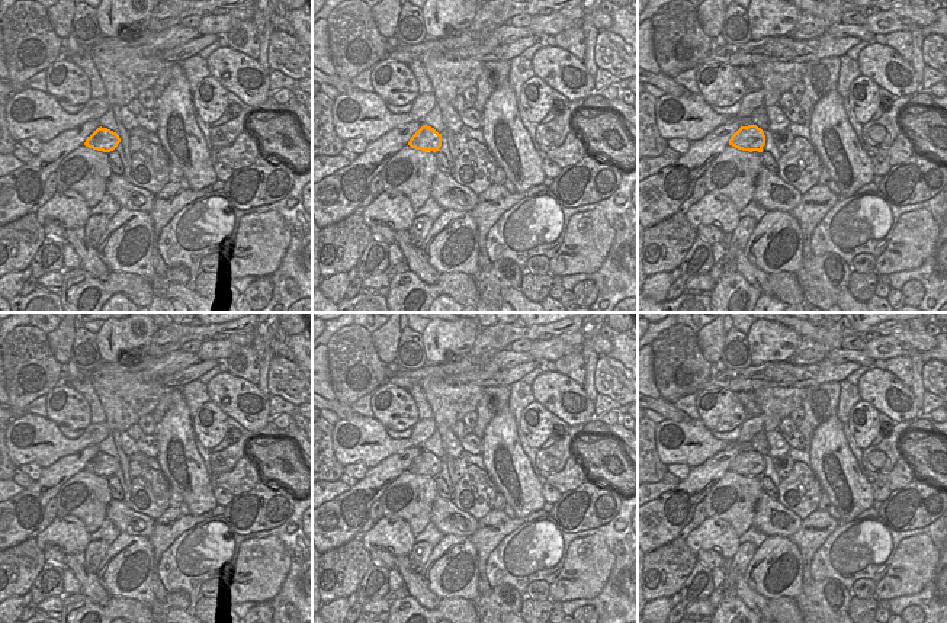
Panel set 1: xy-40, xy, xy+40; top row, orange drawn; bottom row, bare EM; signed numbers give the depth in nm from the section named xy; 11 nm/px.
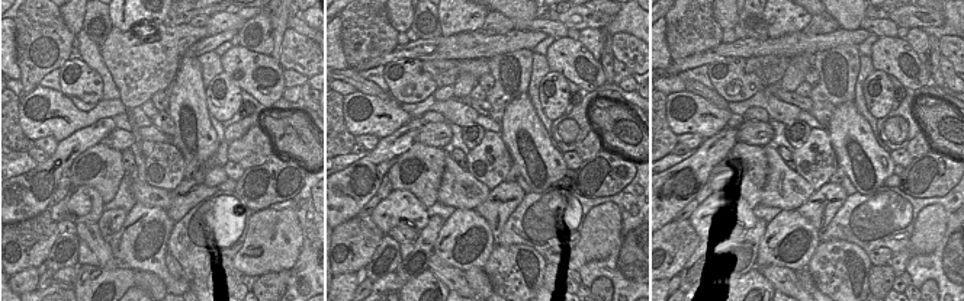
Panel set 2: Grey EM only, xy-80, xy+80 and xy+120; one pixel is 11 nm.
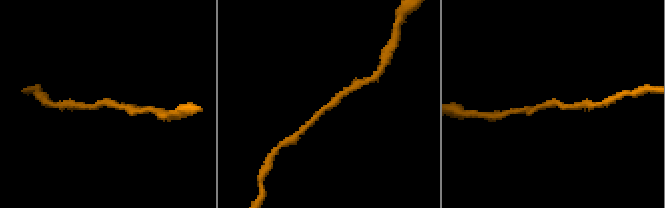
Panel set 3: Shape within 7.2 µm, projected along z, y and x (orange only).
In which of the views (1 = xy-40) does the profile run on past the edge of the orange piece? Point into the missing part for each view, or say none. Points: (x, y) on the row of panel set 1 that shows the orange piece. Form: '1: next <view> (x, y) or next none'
1: next none

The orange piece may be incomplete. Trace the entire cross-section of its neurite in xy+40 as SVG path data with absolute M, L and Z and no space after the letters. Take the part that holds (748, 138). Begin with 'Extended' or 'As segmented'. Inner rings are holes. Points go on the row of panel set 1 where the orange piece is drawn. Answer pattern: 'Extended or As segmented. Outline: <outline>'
As segmented. Outline: M757 125L741 126L729 139L729 145L742 151L763 152L765 135Z

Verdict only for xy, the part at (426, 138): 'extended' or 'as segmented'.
as segmented

